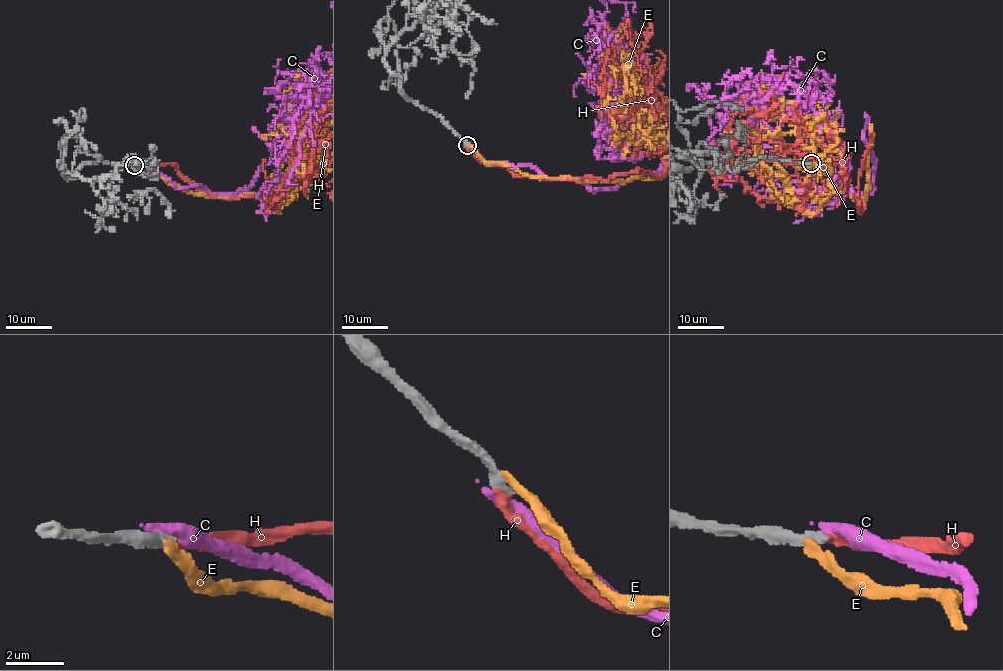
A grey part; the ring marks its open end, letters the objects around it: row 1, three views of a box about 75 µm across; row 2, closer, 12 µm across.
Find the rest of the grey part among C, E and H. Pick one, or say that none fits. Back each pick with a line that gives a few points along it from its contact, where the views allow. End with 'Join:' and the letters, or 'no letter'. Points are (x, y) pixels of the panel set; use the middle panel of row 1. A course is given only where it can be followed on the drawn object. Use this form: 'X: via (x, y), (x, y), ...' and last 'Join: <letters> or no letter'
Join: H

